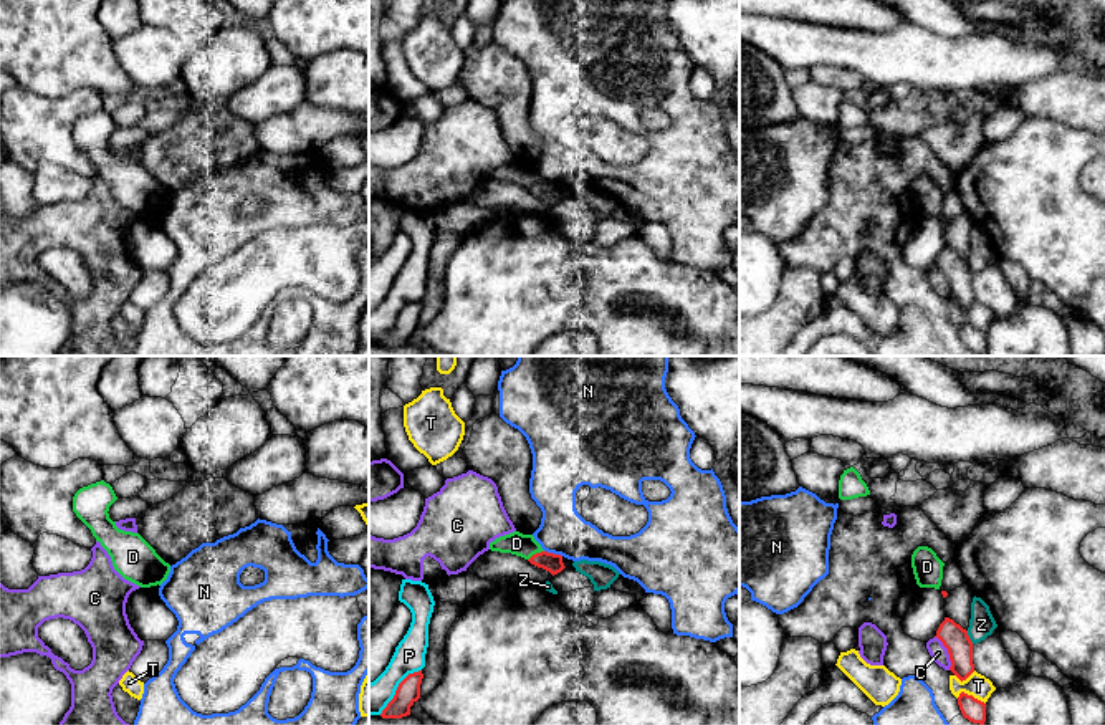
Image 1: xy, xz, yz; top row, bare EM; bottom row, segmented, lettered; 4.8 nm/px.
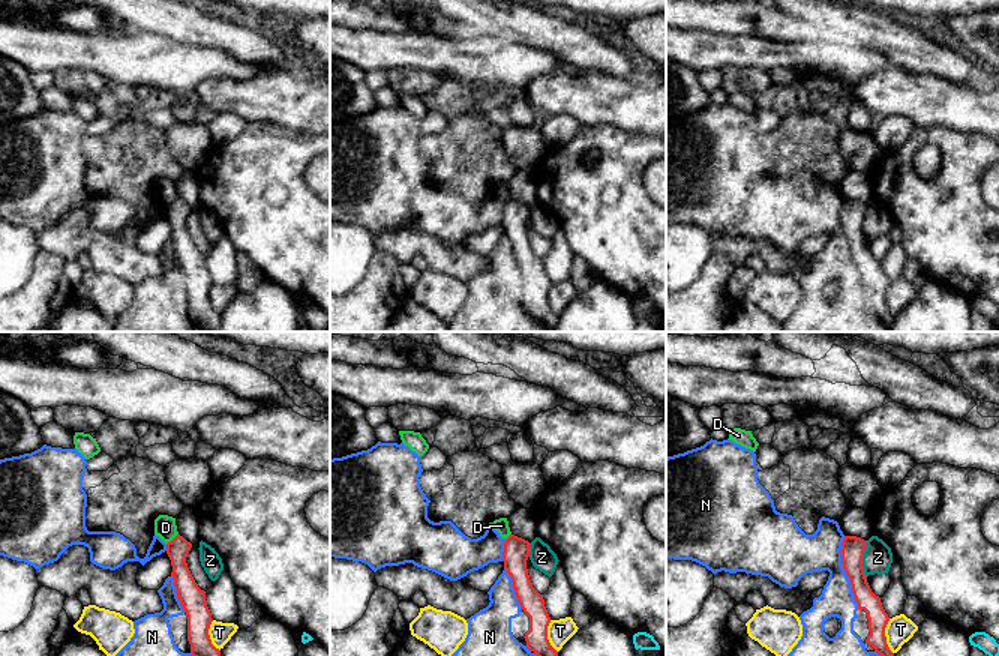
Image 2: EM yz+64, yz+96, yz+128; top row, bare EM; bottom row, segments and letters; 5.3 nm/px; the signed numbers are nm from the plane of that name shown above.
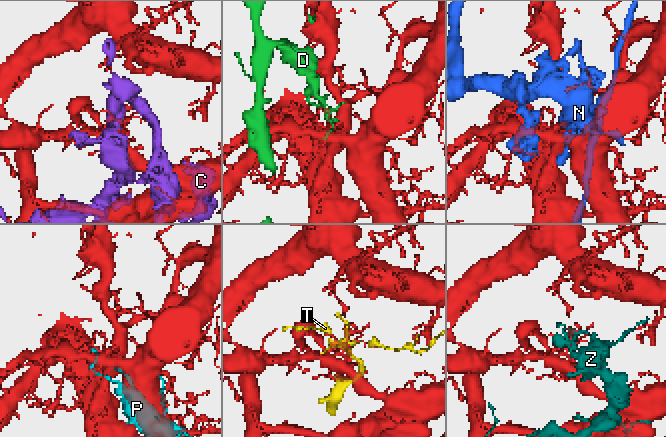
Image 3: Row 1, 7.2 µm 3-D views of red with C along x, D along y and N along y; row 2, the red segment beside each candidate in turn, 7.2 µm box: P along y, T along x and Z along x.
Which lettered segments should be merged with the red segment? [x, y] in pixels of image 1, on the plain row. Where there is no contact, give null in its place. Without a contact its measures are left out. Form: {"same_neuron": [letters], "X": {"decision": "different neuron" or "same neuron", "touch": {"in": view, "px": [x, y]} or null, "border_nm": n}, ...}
{"same_neuron": [], "C": {"decision": "different neuron", "touch": {"in": "yz", "px": [948, 282]}, "border_nm": 180}, "D": {"decision": "different neuron", "touch": {"in": "xz", "px": [536, 182]}, "border_nm": 90}, "N": {"decision": "different neuron", "touch": {"in": "xz", "px": [553, 182]}, "border_nm": 90}, "P": {"decision": "different neuron", "touch": {"in": "xz", "px": [397, 318]}, "border_nm": 300}, "T": {"decision": "different neuron", "touch": {"in": "yz", "px": [971, 325]}, "border_nm": 150}, "Z": {"decision": "different neuron", "touch": {"in": "yz", "px": [968, 267]}, "border_nm": 70}}

